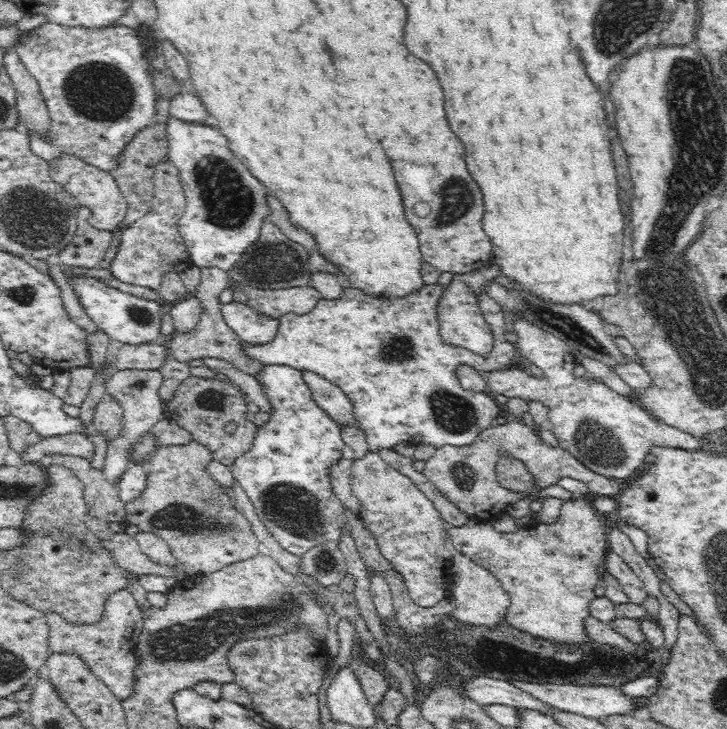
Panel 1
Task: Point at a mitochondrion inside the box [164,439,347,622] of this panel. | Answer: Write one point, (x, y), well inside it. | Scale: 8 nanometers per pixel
(301, 513)

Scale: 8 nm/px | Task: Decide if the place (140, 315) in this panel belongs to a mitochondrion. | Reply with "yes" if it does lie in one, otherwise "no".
yes

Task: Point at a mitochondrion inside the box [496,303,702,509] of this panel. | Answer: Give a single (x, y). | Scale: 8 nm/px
(596, 442)

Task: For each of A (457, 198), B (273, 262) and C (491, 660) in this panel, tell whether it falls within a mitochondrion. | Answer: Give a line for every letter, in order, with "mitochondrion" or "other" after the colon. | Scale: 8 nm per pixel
A: mitochondrion
B: mitochondrion
C: other

